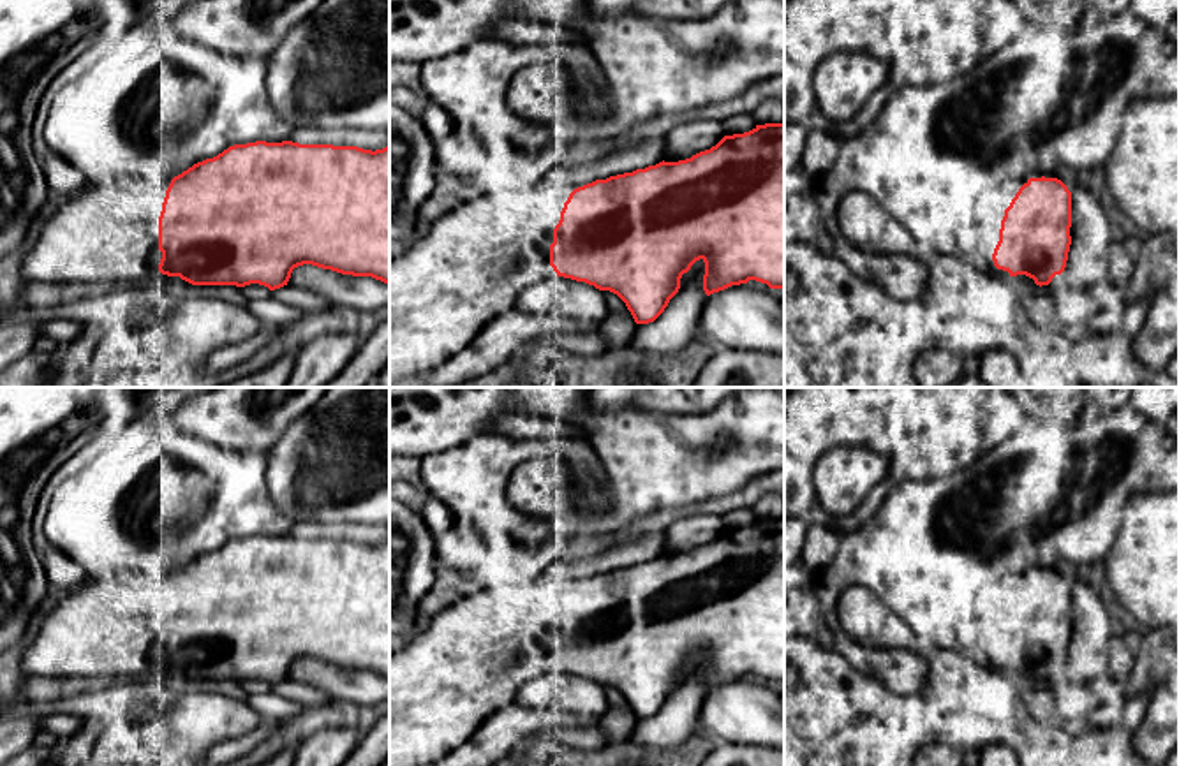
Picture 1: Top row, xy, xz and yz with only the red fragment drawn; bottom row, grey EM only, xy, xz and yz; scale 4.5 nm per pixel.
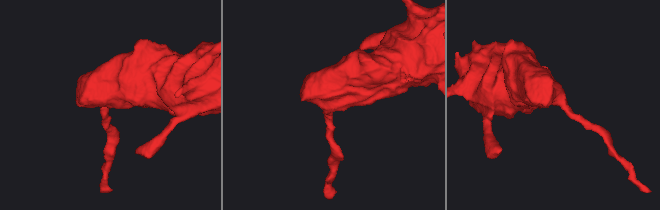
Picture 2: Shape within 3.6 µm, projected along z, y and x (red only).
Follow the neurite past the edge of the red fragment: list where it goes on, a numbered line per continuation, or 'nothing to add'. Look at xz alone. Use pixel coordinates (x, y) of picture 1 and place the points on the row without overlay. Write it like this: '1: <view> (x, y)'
1: xz (471, 661)

